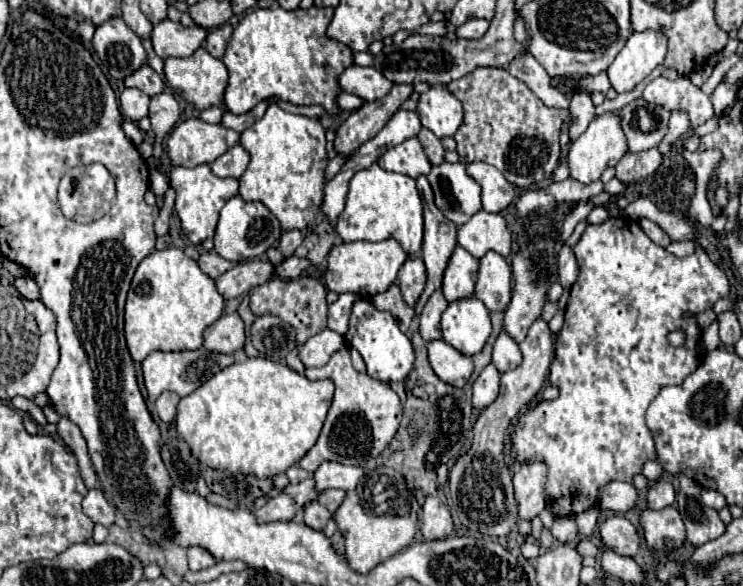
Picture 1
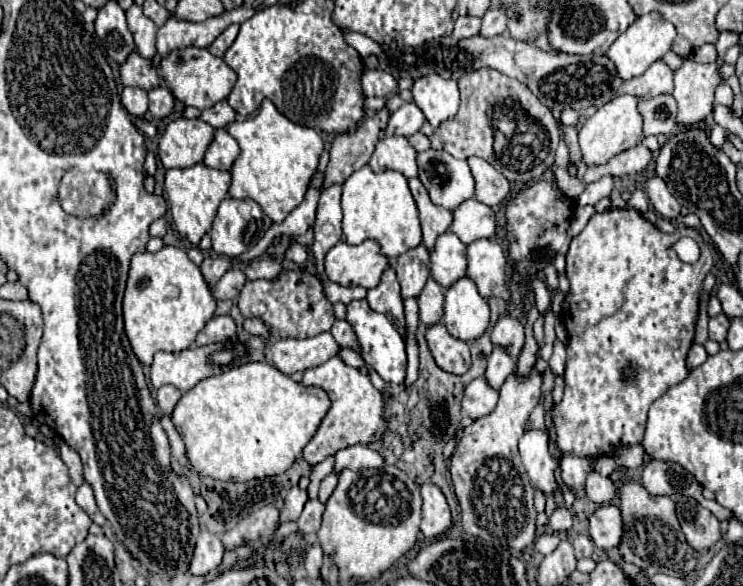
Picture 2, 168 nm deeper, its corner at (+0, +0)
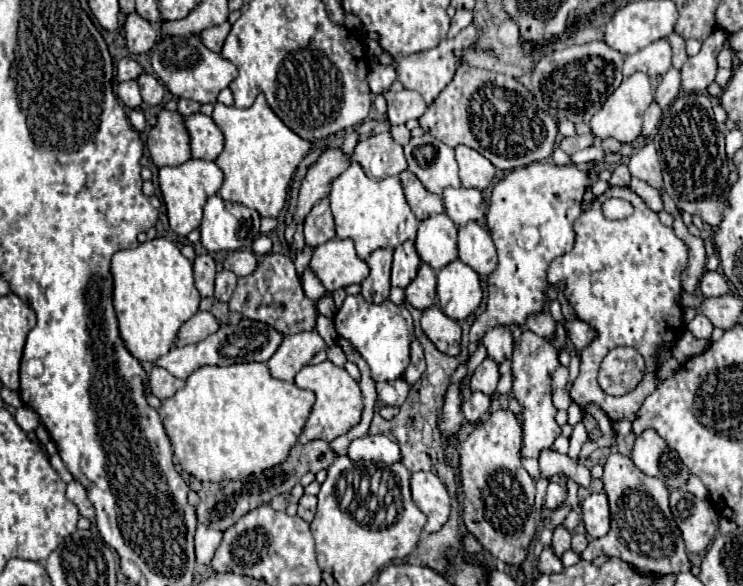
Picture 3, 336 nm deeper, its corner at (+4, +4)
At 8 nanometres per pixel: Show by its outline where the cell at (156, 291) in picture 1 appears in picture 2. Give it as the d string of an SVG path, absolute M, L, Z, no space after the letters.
M164 246L156 254L142 252L132 256L128 286L124 294L124 328L130 340L130 346L142 364L152 364L152 356L158 350L180 352L190 348L200 328L204 328L204 324L214 316L214 312L216 312L216 298L212 296L212 290L204 280L200 268L192 264L192 260L188 260L184 250L176 246Z

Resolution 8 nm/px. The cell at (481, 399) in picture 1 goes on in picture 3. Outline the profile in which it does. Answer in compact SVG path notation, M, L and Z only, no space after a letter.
M470 392L466 398L464 398L464 404L462 404L462 410L464 410L464 416L468 422L478 422L488 410L490 410L490 396L482 394L482 392Z

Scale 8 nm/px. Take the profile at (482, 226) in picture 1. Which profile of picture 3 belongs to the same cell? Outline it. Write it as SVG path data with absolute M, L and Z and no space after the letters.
M446 188L442 200L446 214L456 226L464 226L470 220L480 220L486 214L484 200L476 188Z

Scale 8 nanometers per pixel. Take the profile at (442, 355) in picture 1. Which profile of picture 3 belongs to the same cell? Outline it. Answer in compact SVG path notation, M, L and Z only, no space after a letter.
M430 306L422 312L422 330L426 332L426 336L436 344L436 348L444 354L450 356L458 356L460 354L460 338L462 338L462 330L460 324L448 316L444 316L444 312L440 312L438 306Z

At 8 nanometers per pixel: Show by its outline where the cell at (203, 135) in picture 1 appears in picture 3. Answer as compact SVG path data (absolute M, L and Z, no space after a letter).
M162 110L156 126L148 134L146 146L158 168L184 164L190 158L190 140L182 116L178 112Z

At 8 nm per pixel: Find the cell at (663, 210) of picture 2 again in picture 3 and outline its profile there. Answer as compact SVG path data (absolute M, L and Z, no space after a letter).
M646 140L644 146L640 146L632 158L630 158L630 172L632 176L650 182L654 188L662 188L662 174L660 174L660 162L658 162L658 154L656 148L652 144L652 140Z

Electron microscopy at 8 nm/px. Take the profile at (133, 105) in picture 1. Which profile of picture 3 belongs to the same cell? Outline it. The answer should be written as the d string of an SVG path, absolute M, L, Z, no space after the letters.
M136 80L122 82L120 88L118 88L118 96L128 108L140 108L140 104L142 104L142 94L140 94Z

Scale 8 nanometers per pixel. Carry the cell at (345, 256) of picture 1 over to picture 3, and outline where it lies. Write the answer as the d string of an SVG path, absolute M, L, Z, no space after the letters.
M332 238L322 246L316 246L308 268L328 292L360 284L370 272L368 264L356 256L352 240L340 238Z

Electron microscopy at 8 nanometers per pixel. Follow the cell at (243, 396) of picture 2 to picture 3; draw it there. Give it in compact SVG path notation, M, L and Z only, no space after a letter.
M260 362L204 366L188 376L182 390L162 400L160 418L184 472L200 482L242 480L286 460L314 400L314 392L272 378Z

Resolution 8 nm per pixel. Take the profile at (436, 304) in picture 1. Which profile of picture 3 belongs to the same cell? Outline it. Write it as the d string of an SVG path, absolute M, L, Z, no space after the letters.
M420 264L420 272L416 278L406 286L406 300L418 308L426 310L436 304L436 272L428 264Z

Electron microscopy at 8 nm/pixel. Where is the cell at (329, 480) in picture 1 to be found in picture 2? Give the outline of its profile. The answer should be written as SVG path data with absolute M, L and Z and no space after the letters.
M356 444L336 452L334 456L334 474L340 474L344 468L362 470L362 468L382 468L384 460L378 452L370 450L368 446Z

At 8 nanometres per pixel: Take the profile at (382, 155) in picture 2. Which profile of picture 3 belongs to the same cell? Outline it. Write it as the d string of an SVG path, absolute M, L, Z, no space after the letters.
M390 132L360 138L352 152L352 160L364 168L366 176L376 180L398 176L402 170L406 170L402 146L392 140Z

